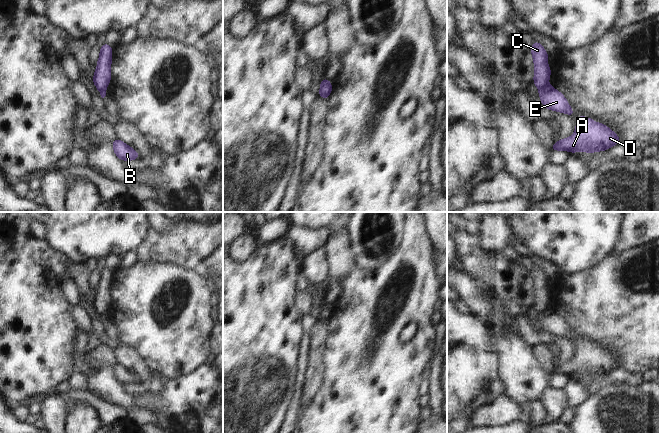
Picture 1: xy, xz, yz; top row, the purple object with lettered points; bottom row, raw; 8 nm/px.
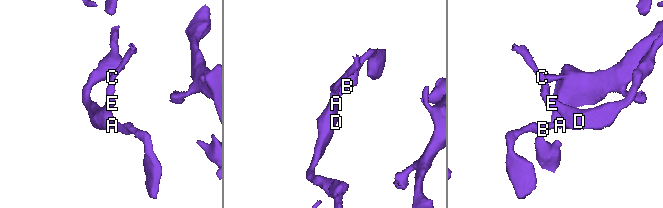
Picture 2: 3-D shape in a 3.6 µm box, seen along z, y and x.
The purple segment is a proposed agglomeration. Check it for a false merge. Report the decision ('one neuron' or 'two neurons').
two neurons

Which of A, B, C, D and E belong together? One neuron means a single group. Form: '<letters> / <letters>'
A B D E / C

